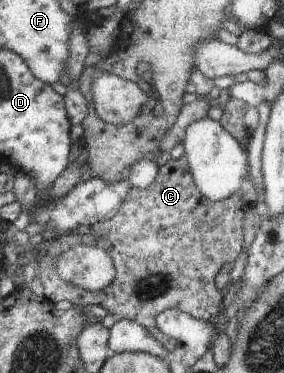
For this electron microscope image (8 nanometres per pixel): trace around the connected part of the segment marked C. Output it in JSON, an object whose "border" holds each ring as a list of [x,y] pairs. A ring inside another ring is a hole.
{"border":[[[182,155],[179,159],[170,159],[164,165],[160,167],[158,176],[156,176],[156,180],[147,188],[147,189],[137,189],[131,188],[126,195],[125,201],[119,206],[118,212],[110,219],[105,220],[95,225],[90,226],[91,232],[86,235],[82,235],[80,232],[72,232],[72,233],[64,233],[60,236],[54,237],[50,239],[45,245],[44,256],[39,260],[39,272],[37,274],[42,280],[42,286],[45,288],[45,297],[50,299],[54,304],[60,302],[60,300],[70,300],[72,304],[76,308],[84,309],[87,305],[94,306],[102,306],[102,308],[106,308],[112,316],[116,320],[118,319],[130,319],[139,324],[148,332],[152,338],[155,338],[156,341],[162,343],[162,346],[165,346],[165,349],[168,352],[172,352],[174,347],[176,346],[175,340],[170,338],[168,335],[165,335],[155,323],[155,318],[157,314],[161,312],[170,310],[170,309],[178,309],[184,312],[184,314],[190,315],[192,318],[200,319],[208,321],[212,316],[216,316],[218,311],[223,309],[223,297],[224,294],[221,294],[218,288],[216,288],[216,283],[214,280],[218,273],[221,271],[222,266],[226,264],[226,262],[234,262],[240,252],[242,252],[242,248],[244,248],[244,235],[242,232],[242,217],[249,208],[252,208],[253,204],[248,204],[240,193],[232,193],[228,198],[222,199],[221,201],[211,201],[208,197],[205,197],[195,185],[191,170],[189,169],[189,162],[187,161],[186,155]],[[78,246],[94,246],[101,249],[106,250],[108,254],[110,254],[111,259],[113,260],[115,271],[117,272],[114,280],[104,289],[99,290],[98,292],[90,292],[84,290],[80,287],[75,287],[74,285],[68,284],[64,282],[56,272],[54,268],[54,263],[57,261],[58,256],[60,256],[64,251],[68,249],[78,247]]]}

